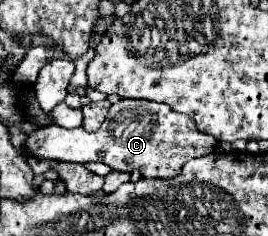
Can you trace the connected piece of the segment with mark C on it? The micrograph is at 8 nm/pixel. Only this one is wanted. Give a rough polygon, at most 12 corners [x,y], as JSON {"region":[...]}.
{"region":[[119,100],[93,134],[31,132],[29,158],[171,178],[217,140],[151,100]]}

